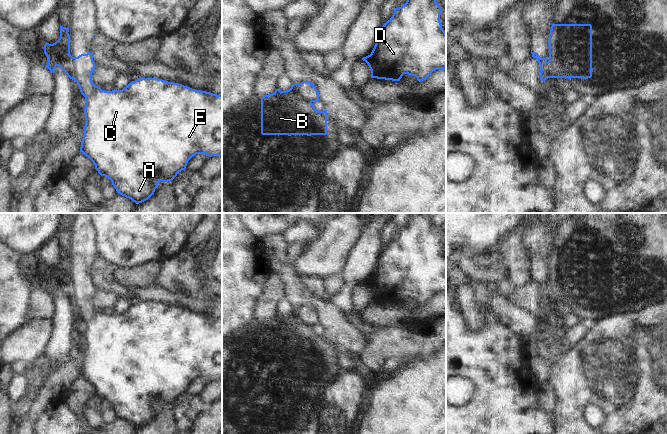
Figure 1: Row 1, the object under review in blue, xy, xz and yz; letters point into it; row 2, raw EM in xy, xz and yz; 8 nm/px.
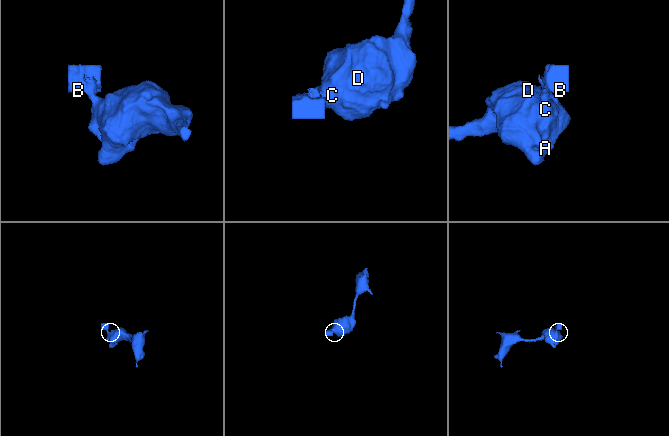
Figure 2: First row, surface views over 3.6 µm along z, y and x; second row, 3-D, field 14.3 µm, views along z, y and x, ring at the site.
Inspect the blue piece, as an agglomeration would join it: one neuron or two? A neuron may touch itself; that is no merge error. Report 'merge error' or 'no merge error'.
merge error

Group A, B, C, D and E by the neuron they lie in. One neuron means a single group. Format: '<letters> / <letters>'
A C D E / B

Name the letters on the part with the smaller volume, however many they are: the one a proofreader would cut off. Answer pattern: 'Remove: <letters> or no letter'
Remove: B

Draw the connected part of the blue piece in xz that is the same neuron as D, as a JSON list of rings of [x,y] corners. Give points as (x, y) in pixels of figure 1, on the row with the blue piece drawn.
[[[407,0],[404,5],[395,8],[392,17],[380,28],[371,54],[362,58],[371,70],[371,78],[400,81],[404,74],[408,74],[421,82],[433,71],[445,69],[446,32],[442,29],[440,14],[441,7],[436,0]]]

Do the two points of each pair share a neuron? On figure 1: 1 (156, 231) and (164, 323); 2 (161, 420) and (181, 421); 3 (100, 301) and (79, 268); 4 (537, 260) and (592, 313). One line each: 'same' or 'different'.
1: different
2: different
3: different
4: different

